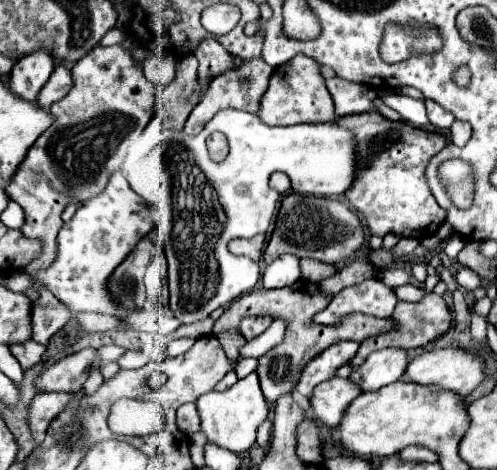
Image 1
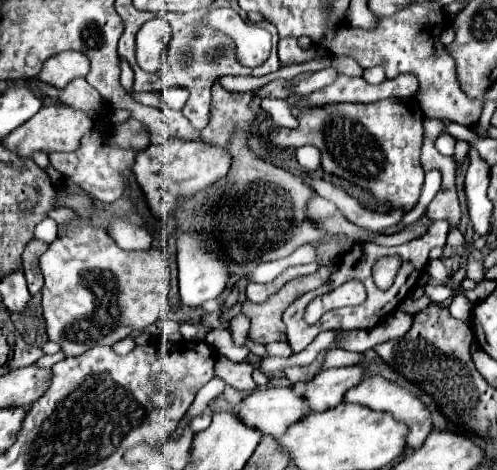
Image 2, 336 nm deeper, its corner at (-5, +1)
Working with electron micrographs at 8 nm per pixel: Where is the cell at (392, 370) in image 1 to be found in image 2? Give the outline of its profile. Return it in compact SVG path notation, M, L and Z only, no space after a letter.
M362 364L328 368L314 376L312 382L306 384L306 400L310 402L312 412L324 412L338 406L344 400L346 390L358 386L366 378L366 368Z

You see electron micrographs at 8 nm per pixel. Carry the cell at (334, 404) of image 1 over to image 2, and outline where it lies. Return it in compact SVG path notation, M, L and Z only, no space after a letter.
M256 388L238 410L244 424L258 428L262 434L280 438L292 424L304 420L310 414L308 402L292 388Z

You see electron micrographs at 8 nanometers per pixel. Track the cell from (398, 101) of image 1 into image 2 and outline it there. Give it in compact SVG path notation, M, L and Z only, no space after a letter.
M440 134L436 138L436 150L442 156L454 156L454 146L456 146L456 138L452 138L450 134Z

